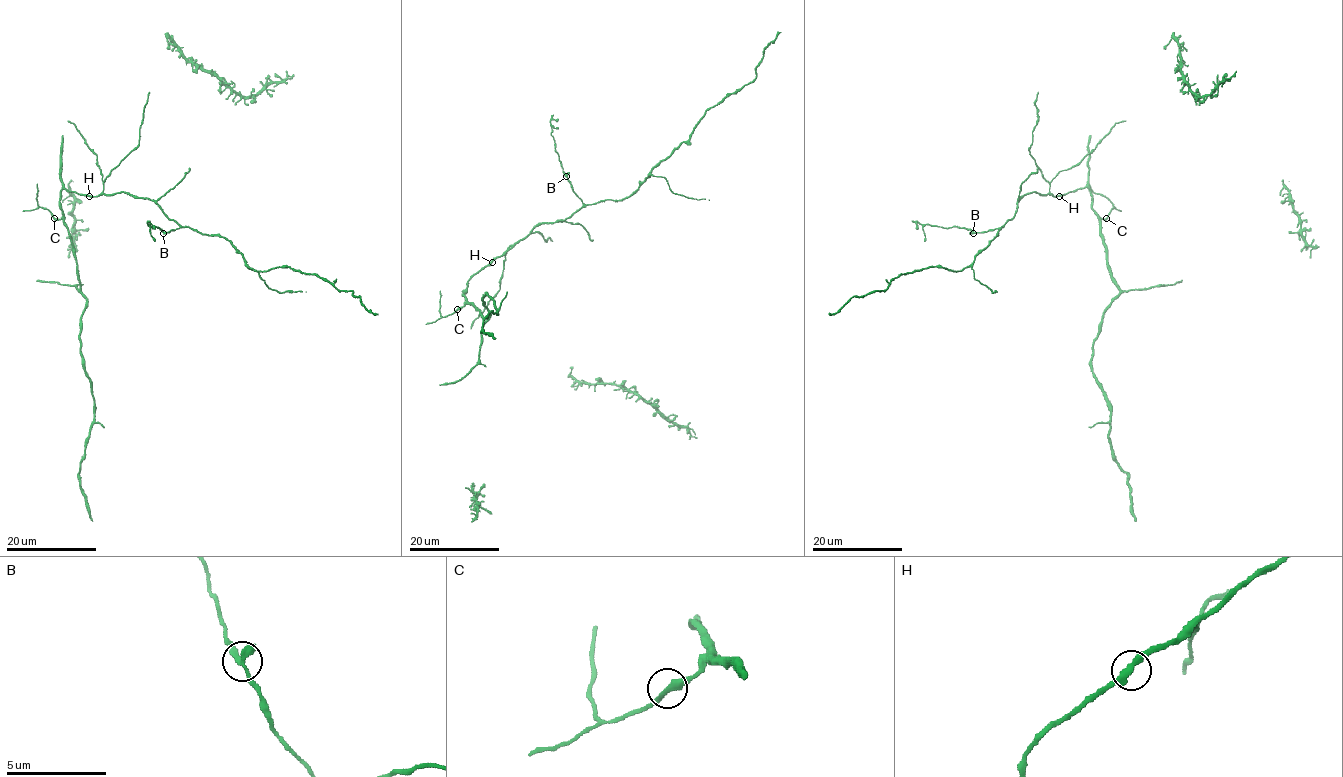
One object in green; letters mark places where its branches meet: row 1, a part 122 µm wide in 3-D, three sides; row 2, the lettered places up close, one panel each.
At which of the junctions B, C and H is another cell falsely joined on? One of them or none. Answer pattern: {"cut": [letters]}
{"cut": ["B"]}

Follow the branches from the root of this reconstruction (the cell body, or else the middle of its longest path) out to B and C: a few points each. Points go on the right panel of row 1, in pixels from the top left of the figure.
B: (1054, 196), (1028, 192), (1019, 199), (1015, 215), (1001, 227), (973, 233)
C: (1054, 196), (1086, 187), (1092, 197), (1092, 209), (1103, 219), (1106, 218)

